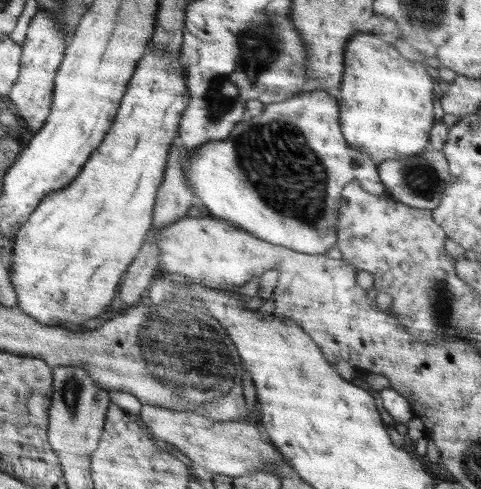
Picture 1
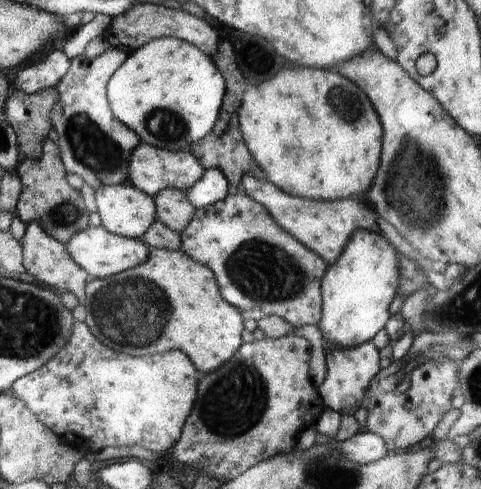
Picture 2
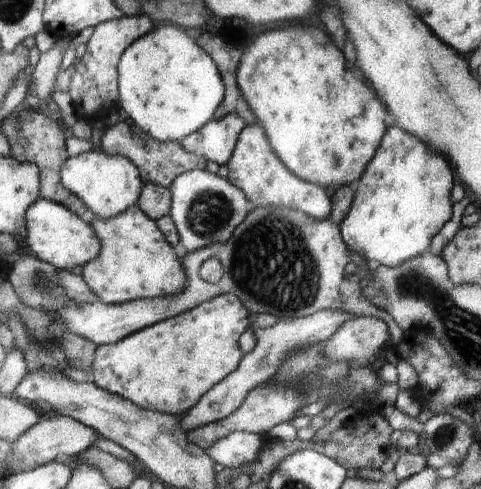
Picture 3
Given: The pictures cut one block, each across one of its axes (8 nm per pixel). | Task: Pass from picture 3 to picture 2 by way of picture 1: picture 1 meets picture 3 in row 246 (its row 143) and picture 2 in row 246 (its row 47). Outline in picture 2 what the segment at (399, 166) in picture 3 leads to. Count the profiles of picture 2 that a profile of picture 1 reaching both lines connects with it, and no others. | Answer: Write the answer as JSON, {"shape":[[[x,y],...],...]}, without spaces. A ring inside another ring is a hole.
{"shape":[[[356,230],[348,240],[344,252],[334,264],[327,266],[322,279],[322,318],[317,324],[324,339],[324,348],[328,345],[342,349],[355,348],[356,346],[372,341],[376,333],[385,328],[386,322],[391,317],[390,304],[398,294],[398,256],[401,254],[393,244],[384,240],[384,235],[372,234]]]}

